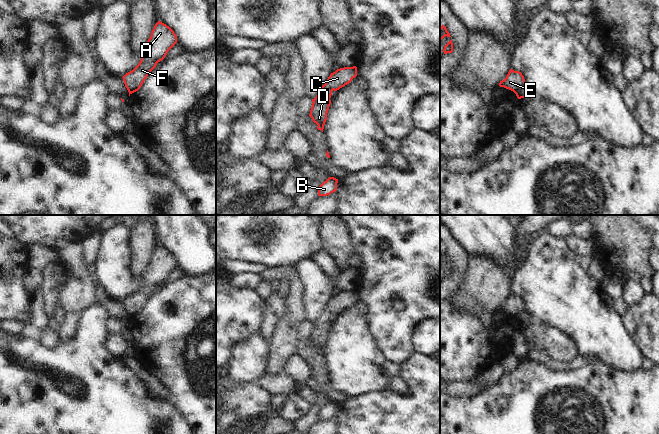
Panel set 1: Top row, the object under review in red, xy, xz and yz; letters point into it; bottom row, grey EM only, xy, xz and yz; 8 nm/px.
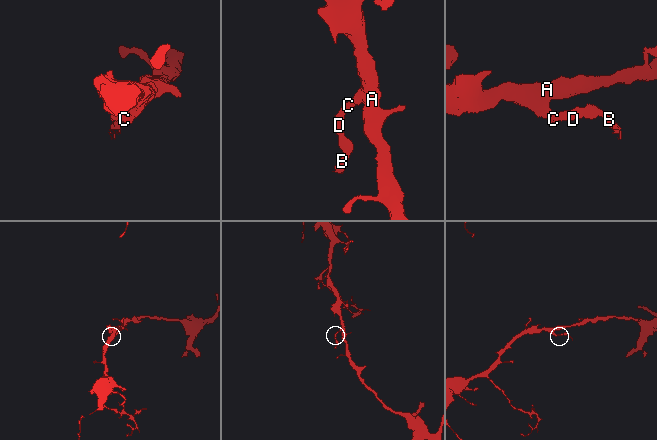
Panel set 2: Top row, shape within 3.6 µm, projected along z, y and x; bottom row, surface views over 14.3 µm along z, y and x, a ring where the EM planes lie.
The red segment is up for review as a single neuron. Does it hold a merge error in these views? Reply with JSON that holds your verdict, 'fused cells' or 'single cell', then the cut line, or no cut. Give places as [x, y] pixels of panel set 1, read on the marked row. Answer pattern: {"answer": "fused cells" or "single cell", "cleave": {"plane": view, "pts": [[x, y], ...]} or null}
{"answer": "fused cells", "cleave": {"plane": "yz", "pts": [[525, 90], [515, 93]]}}

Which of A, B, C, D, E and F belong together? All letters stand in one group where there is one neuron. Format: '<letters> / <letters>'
A E F / B C D

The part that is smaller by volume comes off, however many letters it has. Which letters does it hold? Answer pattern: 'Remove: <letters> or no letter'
Remove: B, C, D

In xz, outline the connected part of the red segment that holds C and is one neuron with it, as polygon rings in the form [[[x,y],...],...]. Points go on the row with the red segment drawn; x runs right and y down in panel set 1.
[[[344,67],[331,73],[320,92],[312,99],[312,107],[309,116],[316,123],[317,129],[323,132],[327,113],[331,104],[332,91],[337,91],[349,84],[357,76],[355,67]]]

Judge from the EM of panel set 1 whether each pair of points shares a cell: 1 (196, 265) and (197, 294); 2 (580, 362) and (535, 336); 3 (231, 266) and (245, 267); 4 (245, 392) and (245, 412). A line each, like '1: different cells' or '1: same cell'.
1: different cells
2: different cells
3: same cell
4: same cell

